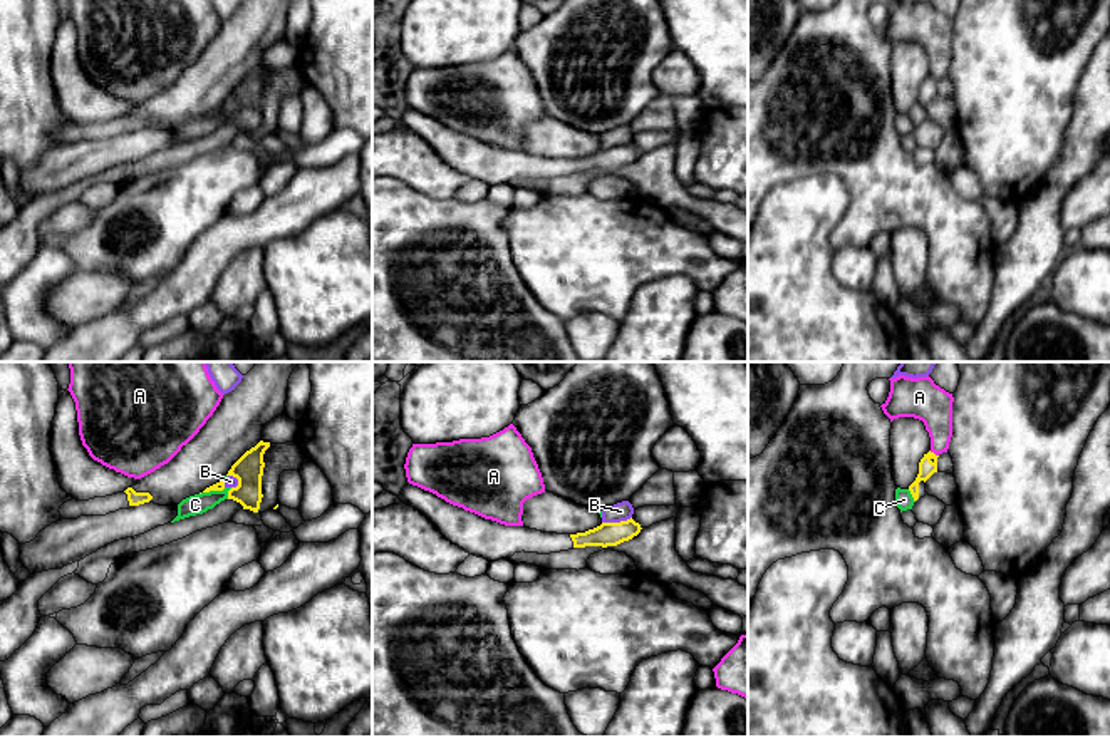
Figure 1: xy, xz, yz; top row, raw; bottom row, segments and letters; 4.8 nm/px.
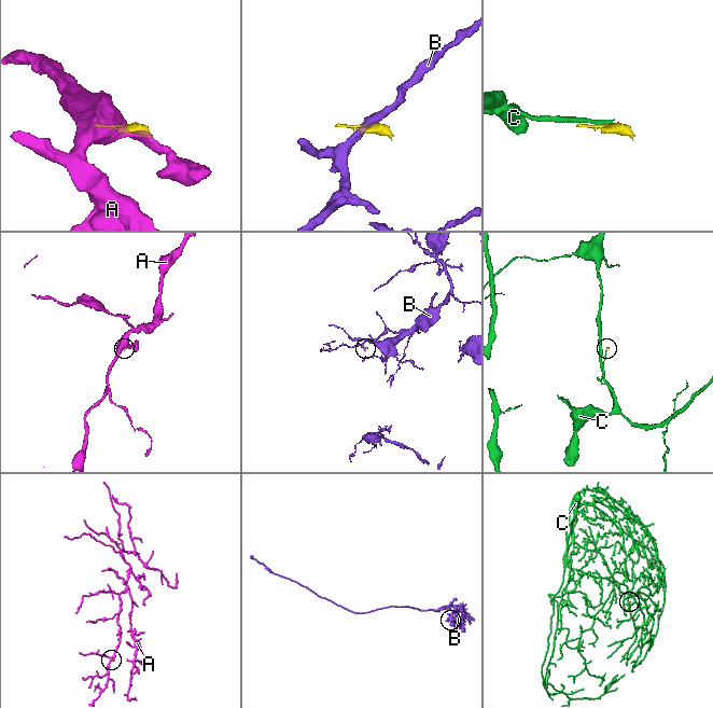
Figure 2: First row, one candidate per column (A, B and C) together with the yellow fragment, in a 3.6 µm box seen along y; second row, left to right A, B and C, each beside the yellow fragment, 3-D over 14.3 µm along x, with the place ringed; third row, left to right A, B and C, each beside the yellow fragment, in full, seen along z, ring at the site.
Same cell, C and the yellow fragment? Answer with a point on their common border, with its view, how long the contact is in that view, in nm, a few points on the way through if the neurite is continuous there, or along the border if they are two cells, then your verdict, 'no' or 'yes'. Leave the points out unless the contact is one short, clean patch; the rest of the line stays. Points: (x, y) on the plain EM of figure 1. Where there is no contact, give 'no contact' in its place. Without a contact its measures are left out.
contact yz (912, 121); length 70 nm; border yz (907, 114), (914, 126); no

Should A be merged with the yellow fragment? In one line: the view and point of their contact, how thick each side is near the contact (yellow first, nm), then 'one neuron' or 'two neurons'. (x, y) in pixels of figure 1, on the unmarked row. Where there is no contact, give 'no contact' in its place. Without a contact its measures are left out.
contact yz (933, 77); calibres 80 and 190 nm; two neurons

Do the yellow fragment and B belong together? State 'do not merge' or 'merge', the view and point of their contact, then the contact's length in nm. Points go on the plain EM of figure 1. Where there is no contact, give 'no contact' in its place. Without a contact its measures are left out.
do not merge; contact xz (616, 148); length 150 nm

